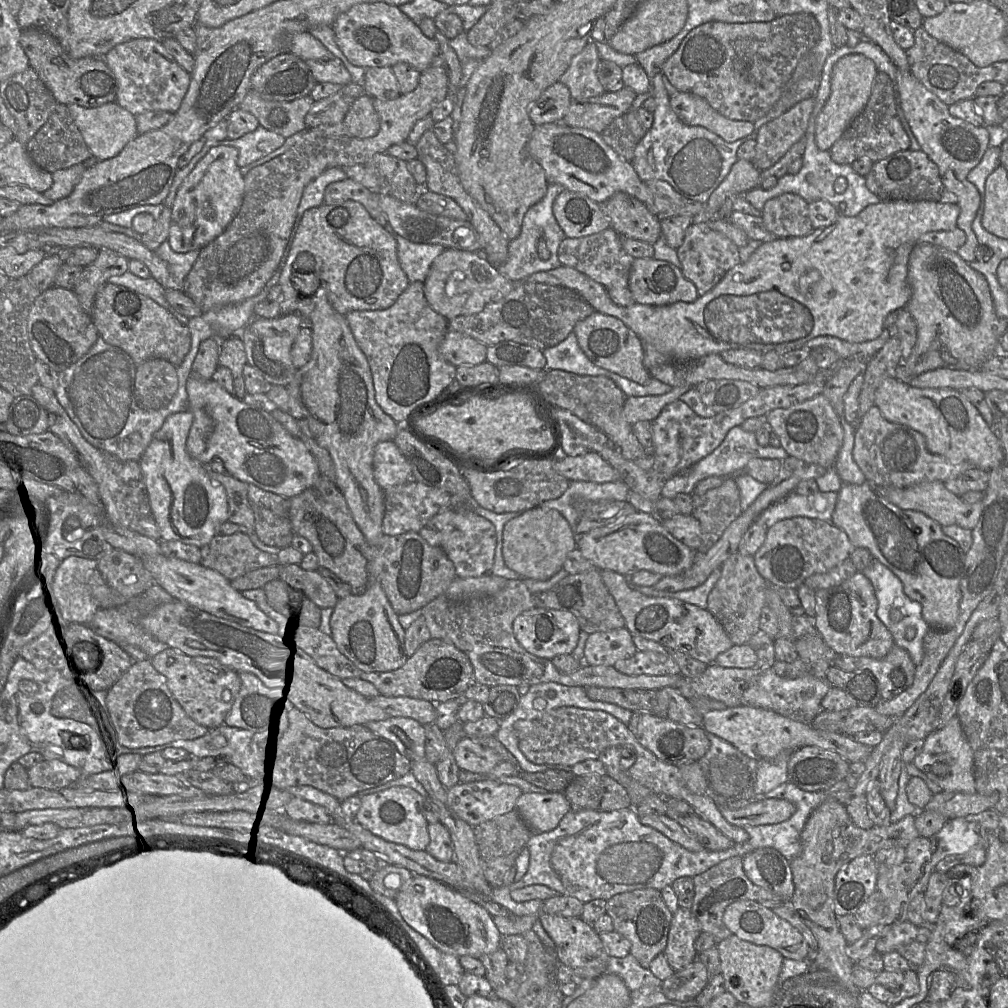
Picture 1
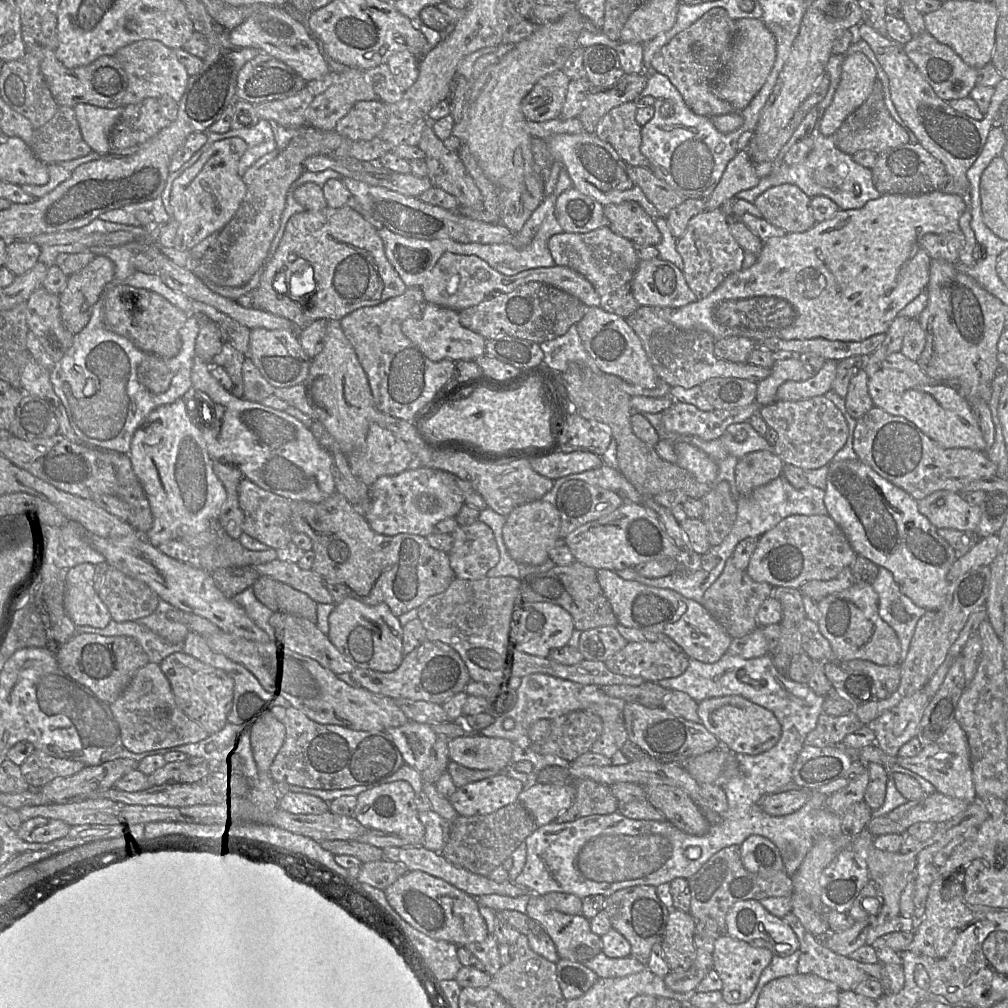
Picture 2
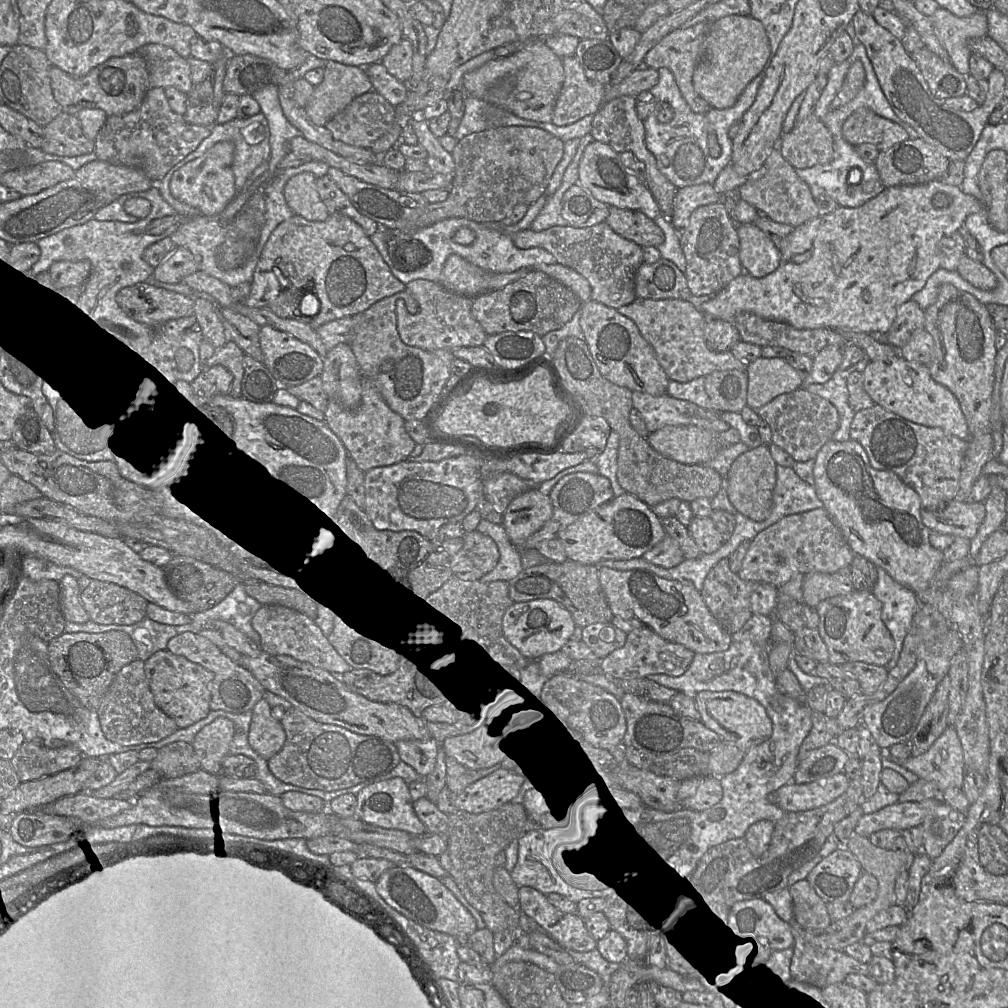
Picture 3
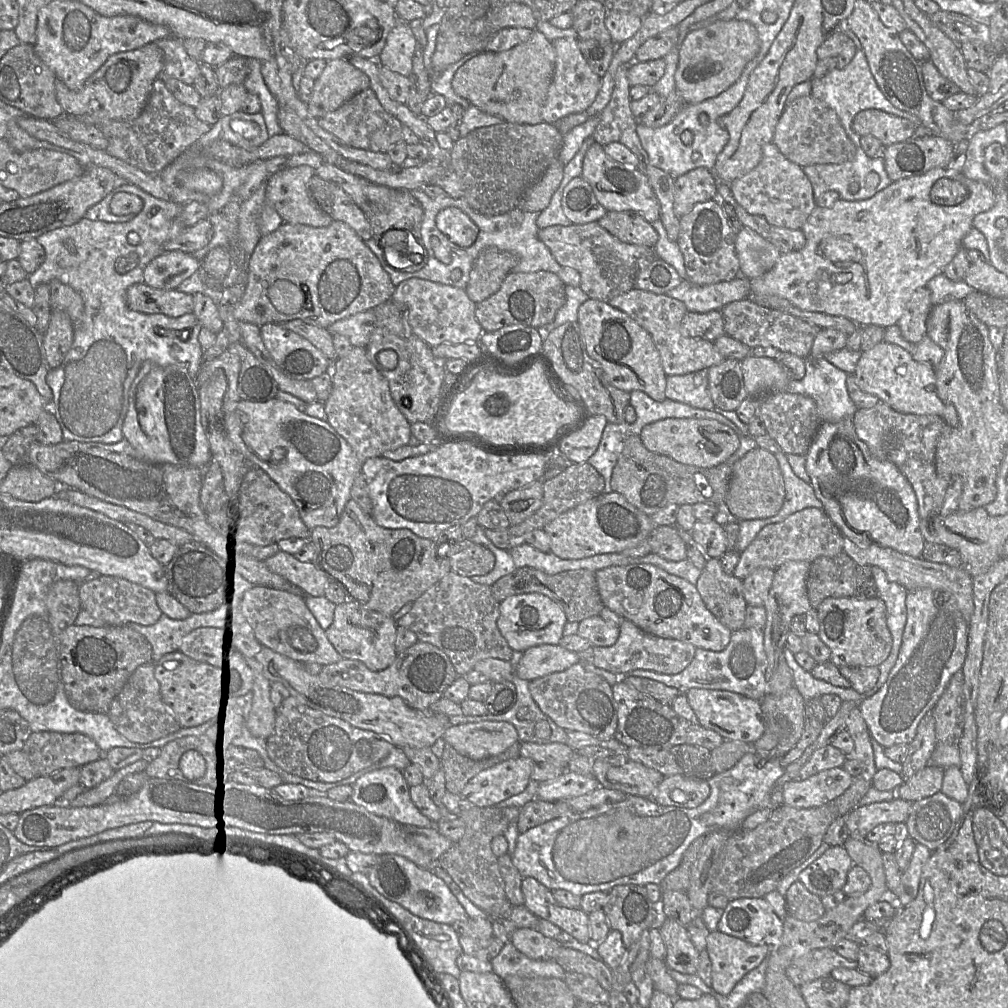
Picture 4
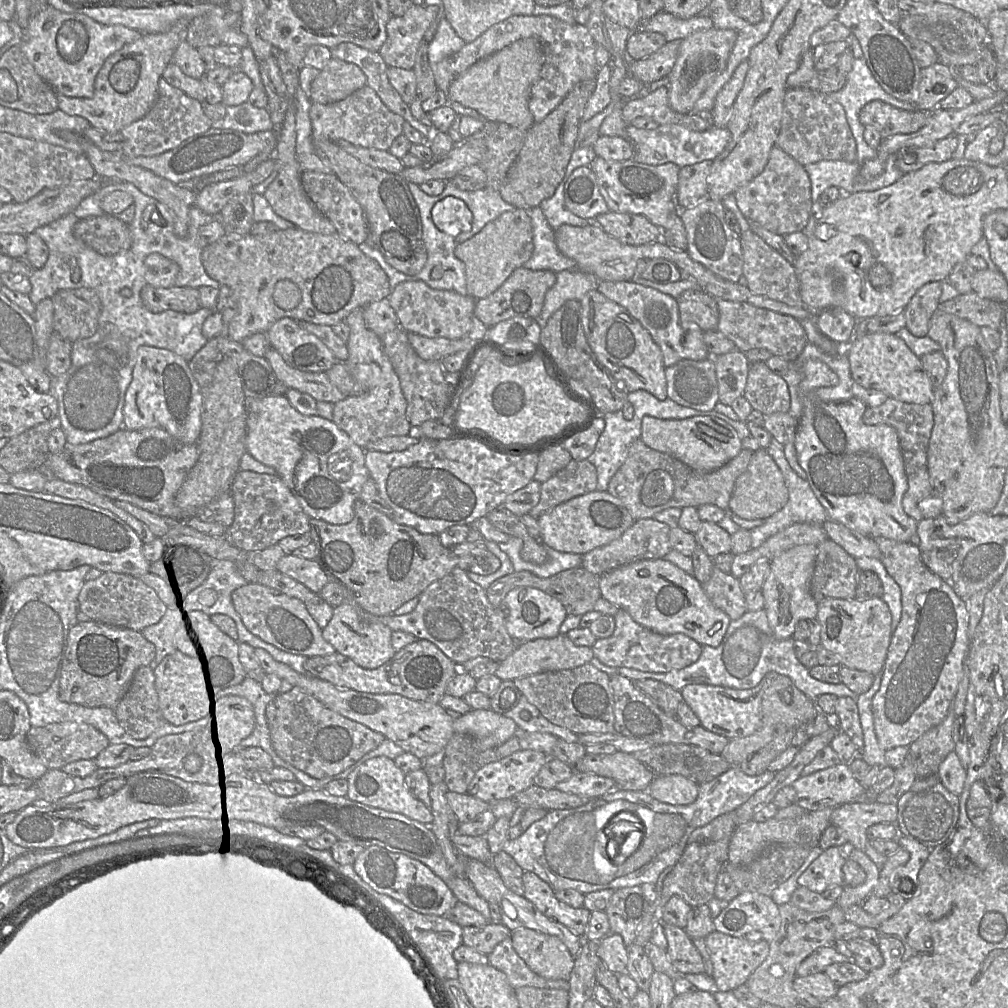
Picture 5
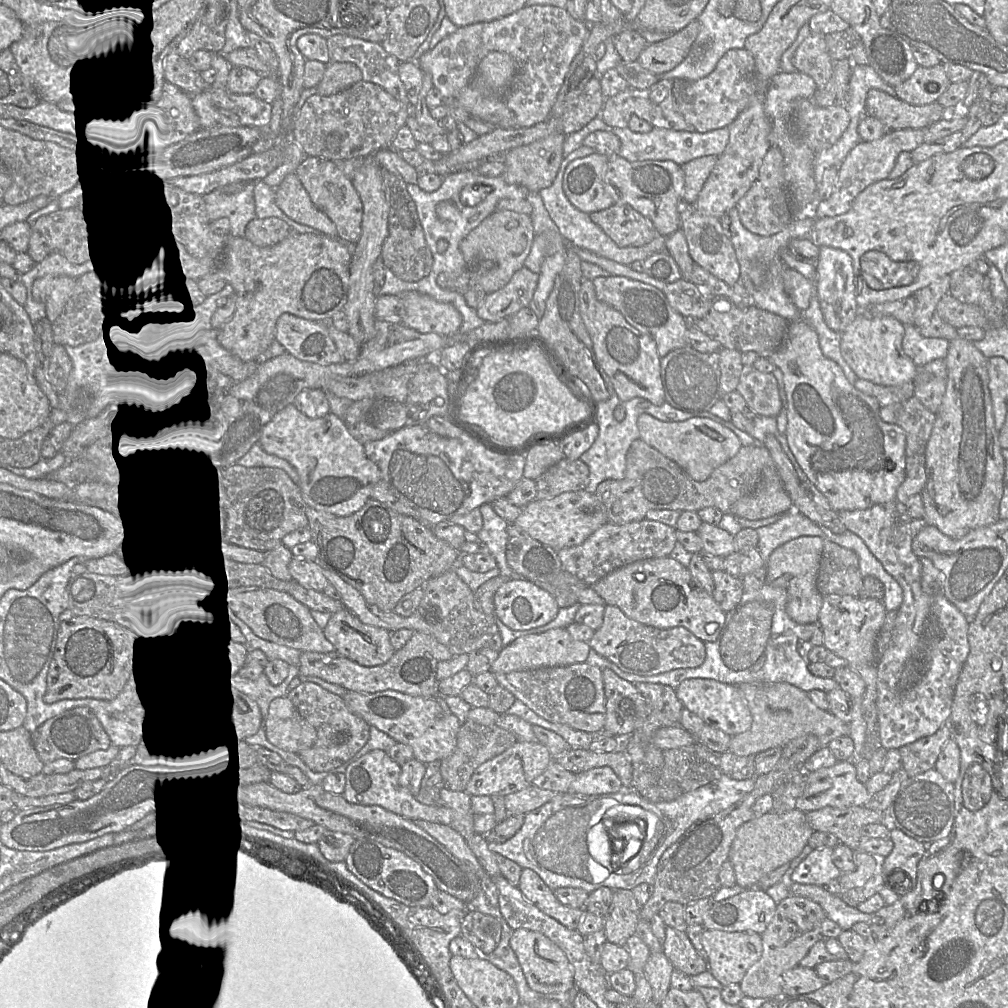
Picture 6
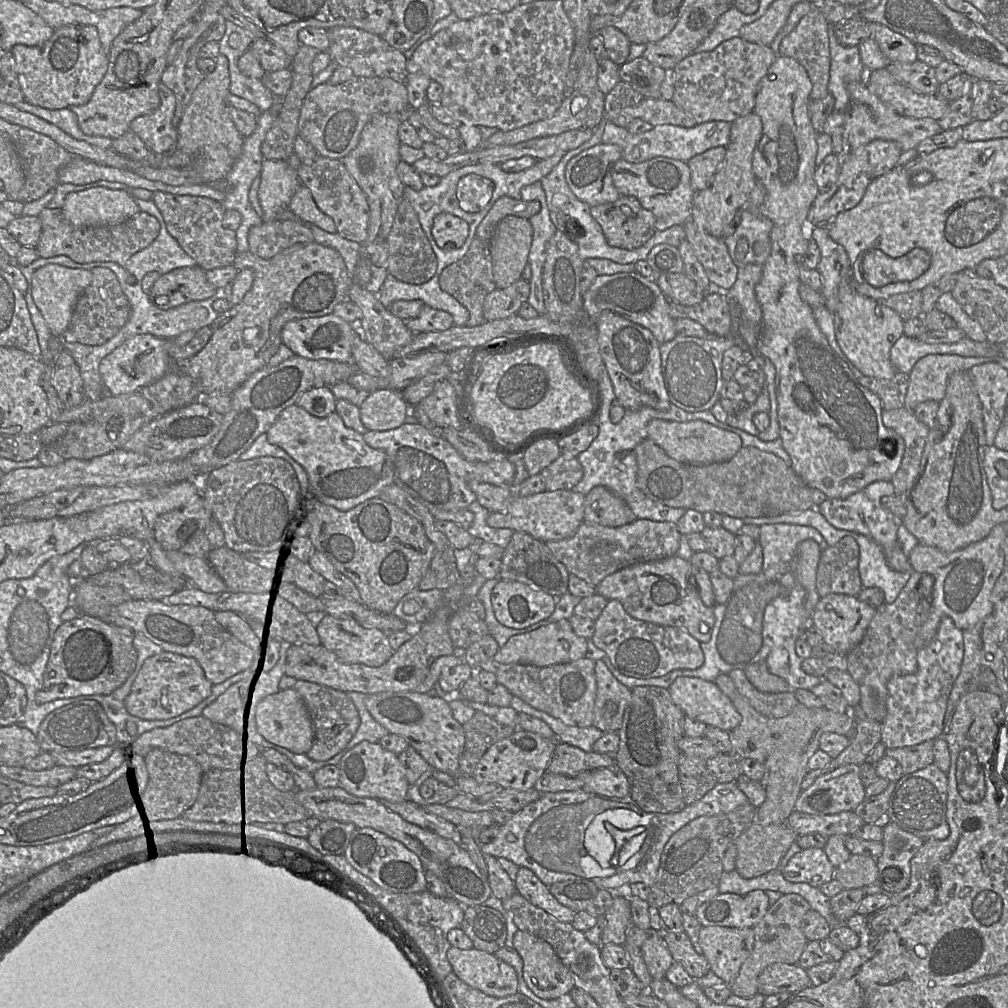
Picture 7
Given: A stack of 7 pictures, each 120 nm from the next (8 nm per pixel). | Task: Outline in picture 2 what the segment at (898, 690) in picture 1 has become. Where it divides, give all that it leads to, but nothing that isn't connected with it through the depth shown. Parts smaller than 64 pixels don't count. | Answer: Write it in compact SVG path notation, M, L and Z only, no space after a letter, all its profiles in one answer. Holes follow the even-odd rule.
M854 659L838 662L847 673L864 673L872 679L872 694L875 699L889 698L899 687L900 665L878 665L868 660Z

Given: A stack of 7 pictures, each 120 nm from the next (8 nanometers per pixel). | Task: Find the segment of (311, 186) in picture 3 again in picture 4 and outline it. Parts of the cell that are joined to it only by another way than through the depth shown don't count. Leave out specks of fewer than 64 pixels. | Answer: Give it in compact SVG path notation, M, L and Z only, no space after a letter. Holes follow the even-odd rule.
M301 165L286 166L269 176L266 181L266 203L278 212L284 222L312 227L326 227L332 223L333 219L320 208L309 193L308 183L314 174L315 169L308 165Z

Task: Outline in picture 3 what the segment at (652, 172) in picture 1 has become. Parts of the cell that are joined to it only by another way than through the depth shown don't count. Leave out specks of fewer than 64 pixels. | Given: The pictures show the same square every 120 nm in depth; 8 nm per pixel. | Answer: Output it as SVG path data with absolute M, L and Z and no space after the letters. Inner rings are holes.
M762 70L744 89L734 106L726 109L711 107L705 114L691 110L684 98L679 98L674 107L674 117L668 123L661 123L657 119L657 108L644 122L645 143L647 149L654 155L657 167L677 188L714 184L720 172L731 163L732 139L729 138L730 127L741 121L744 113L754 103L758 88L765 77ZM714 128L721 154L712 157L708 149L708 133Z

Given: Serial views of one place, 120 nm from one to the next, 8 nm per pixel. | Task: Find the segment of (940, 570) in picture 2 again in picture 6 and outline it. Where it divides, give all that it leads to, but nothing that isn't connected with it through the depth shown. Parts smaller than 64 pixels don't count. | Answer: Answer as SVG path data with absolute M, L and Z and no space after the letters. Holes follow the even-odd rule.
M803 318L790 322L784 343L777 351L768 357L768 360L783 373L784 393L786 400L785 410L787 416L787 427L784 435L787 438L790 450L800 465L802 471L805 473L807 479L827 498L830 508L836 512L840 512L846 510L851 511L867 509L875 504L895 503L897 501L897 489L905 479L905 431L896 424L884 422L880 417L881 405L879 402L874 397L856 389L854 385L847 380L842 368L836 362L824 356L819 346L817 333Z

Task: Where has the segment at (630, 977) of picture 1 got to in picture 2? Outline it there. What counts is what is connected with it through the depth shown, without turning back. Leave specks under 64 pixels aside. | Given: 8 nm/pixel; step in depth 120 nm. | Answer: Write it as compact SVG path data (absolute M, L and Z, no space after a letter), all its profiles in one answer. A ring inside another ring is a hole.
M602 952L583 963L594 971L599 978L624 977L644 970L646 965L632 956L611 958Z

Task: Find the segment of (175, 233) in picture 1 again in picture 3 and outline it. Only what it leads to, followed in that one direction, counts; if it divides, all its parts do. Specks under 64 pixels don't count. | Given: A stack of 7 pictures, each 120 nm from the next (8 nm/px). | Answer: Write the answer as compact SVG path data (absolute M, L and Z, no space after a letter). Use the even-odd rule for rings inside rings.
M218 142L201 156L177 169L169 182L173 197L195 208L200 215L218 216L237 194L232 170L234 150L232 142Z

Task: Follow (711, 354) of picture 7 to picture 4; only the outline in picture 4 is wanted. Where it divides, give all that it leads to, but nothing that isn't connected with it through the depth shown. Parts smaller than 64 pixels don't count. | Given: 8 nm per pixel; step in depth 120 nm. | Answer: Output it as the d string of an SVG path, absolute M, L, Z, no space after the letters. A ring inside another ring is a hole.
M708 369L667 376L665 396L694 408L714 410L708 389Z

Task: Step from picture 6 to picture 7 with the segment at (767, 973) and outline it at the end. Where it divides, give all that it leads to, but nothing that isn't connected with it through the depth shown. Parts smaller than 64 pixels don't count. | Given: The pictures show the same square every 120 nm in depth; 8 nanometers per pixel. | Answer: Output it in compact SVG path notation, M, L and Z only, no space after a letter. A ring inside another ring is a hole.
M784 894L771 905L763 918L752 928L754 946L750 956L742 964L735 981L729 985L732 994L741 998L750 998L758 994L758 978L762 971L771 964L798 964L807 938L802 932L804 915L811 909L809 903L799 894Z

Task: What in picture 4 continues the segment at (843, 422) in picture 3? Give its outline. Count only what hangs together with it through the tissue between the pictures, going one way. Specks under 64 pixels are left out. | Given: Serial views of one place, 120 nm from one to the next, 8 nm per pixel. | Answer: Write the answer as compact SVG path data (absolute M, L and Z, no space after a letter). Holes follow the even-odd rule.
M806 358L805 363L805 376L801 380L790 380L786 391L812 398L823 422L853 418L858 407L847 391L848 374L825 358Z

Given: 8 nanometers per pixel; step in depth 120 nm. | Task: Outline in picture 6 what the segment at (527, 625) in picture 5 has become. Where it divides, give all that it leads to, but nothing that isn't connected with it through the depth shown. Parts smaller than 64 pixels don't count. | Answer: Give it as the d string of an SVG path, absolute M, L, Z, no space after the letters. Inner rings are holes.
M509 579L495 593L495 615L516 631L544 626L560 607L546 590L527 579Z

